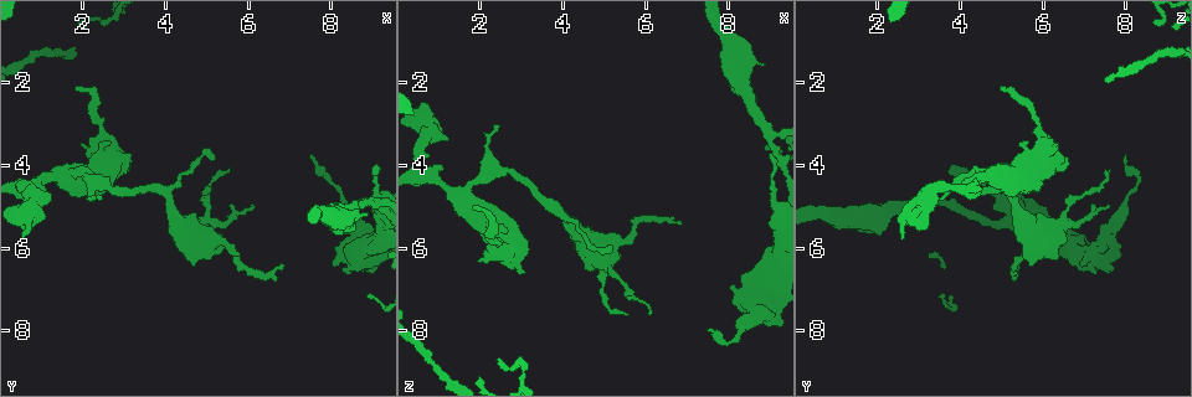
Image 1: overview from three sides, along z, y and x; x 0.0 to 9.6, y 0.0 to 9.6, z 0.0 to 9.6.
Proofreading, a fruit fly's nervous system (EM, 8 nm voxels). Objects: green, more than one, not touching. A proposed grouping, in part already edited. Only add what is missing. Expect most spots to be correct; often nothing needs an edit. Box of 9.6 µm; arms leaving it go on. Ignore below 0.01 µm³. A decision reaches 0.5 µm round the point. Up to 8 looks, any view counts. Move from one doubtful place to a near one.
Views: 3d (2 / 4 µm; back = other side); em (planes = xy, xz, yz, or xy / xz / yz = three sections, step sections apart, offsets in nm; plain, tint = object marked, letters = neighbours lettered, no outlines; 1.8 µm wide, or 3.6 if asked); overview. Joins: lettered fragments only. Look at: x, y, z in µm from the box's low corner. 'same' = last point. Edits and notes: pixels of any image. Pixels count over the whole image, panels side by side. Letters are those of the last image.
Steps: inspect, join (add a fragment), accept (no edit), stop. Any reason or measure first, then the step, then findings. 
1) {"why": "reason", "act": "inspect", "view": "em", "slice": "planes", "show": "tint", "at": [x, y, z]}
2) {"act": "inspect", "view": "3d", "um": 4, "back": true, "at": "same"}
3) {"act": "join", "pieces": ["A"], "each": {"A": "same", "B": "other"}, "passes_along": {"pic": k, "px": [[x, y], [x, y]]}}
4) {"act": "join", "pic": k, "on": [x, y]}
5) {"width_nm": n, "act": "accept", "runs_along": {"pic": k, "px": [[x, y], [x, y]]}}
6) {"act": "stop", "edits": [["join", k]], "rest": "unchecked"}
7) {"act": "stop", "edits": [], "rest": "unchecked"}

{"why": "sharp bend", "act": "inspect", "view": "3d", "um": 4, "at": [9.05, 4.90, 3.35]}

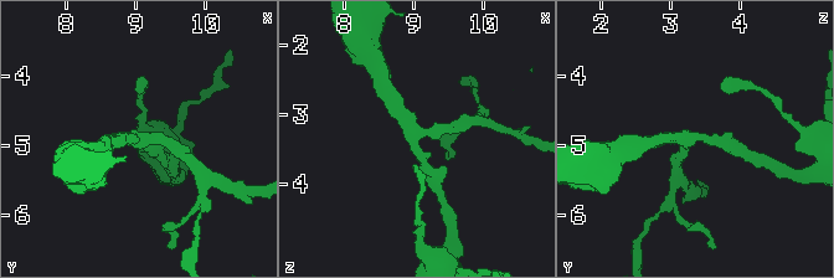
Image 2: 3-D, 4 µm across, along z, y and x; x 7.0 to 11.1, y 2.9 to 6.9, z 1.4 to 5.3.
{"why": "need the tissue", "act": "inspect", "view": "em", "slice": "xy", "step": 8, "show": "tint", "at": [9.05, 4.90, 3.30]}

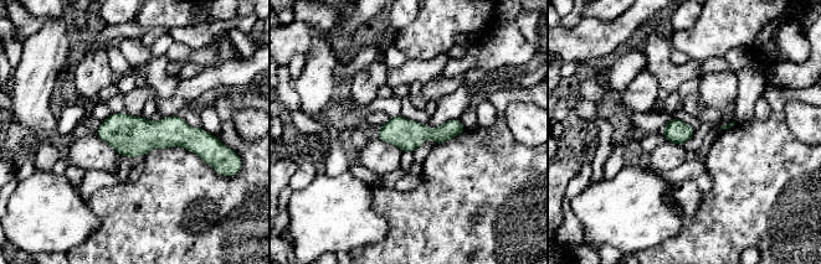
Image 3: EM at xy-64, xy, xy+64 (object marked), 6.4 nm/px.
{"act": "inspect", "view": "em", "slice": "planes", "show": "letters", "at": "same"}

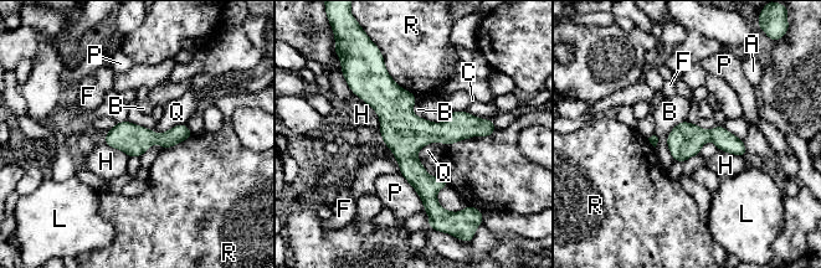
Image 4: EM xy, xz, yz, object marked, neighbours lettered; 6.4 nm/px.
{"act": "accept", "each": {"A": "other", "B": "other", "C": "other", "F": "other", "H": "other", "L": "other", "P": "other", "Q": "other", "R": "other"}, "border": {"pic": 4, "px": [[184, 123], [160, 133], [152, 129]]}, "found": "none of them fits"}

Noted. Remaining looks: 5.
{"why": "free end", "act": "inspect", "view": "em", "um": 3.6, "slice": "planes", "show": "plain", "at": [1.90, 3.45, 6.30]}

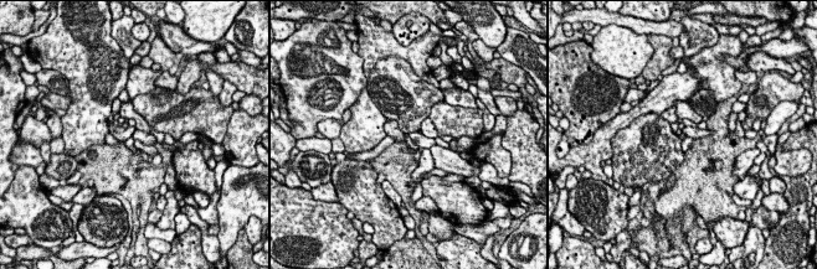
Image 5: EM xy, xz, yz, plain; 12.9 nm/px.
{"why": "what lies round it", "act": "inspect", "view": "em", "um": 3.6, "slice": "planes", "show": "letters", "at": "same"}

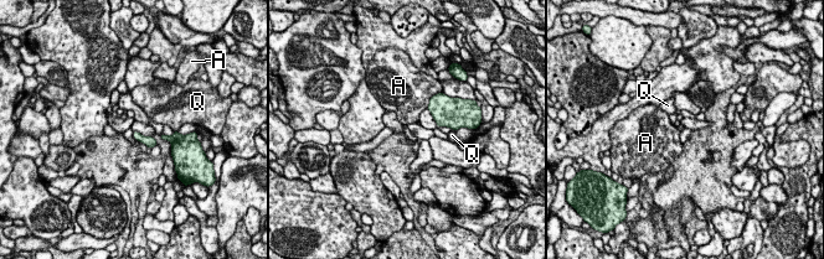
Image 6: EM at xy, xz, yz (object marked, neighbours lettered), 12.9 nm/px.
{"act": "accept", "each": {"A": "other", "Q": "other"}, "border": {"pic": 6, "px": [[432, 96], [426, 108]]}, "found": "none of them fits"}

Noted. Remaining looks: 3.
{"act": "inspect", "view": "em", "slice": "planes", "show": "plain", "at": [8.05, 6.40, 6.95]}

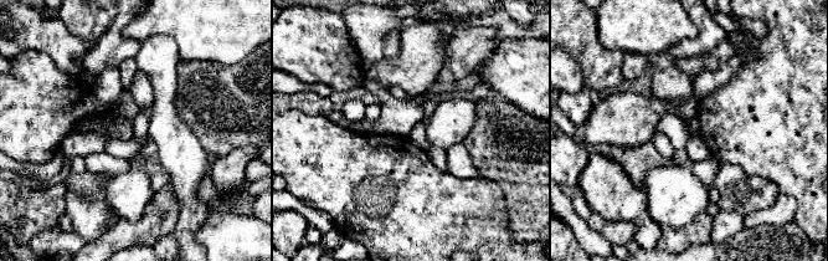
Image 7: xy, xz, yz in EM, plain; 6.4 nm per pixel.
{"why": "see the neighbours", "act": "inspect", "view": "em", "slice": "planes", "show": "letters", "at": "same"}

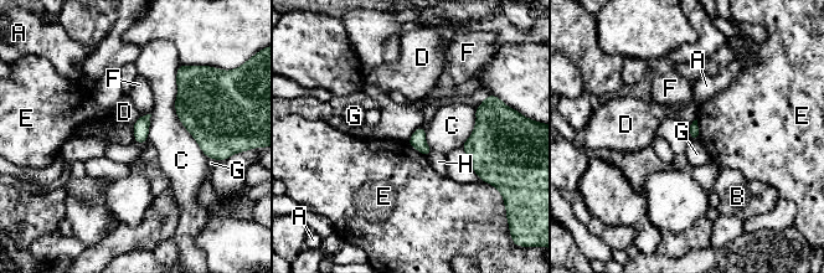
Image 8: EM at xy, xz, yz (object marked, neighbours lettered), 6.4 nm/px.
{"act": "accept", "each": {"A": "other", "B": "other", "C": "other", "D": "other", "E": "other", "F": "other", "G": "other", "H": "other"}, "border": {"pic": 8, "px": [[209, 158], [216, 160]]}, "found": "none of them fits"}

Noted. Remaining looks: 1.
{"act": "stop", "edits": [], "rest": "unchecked"}

